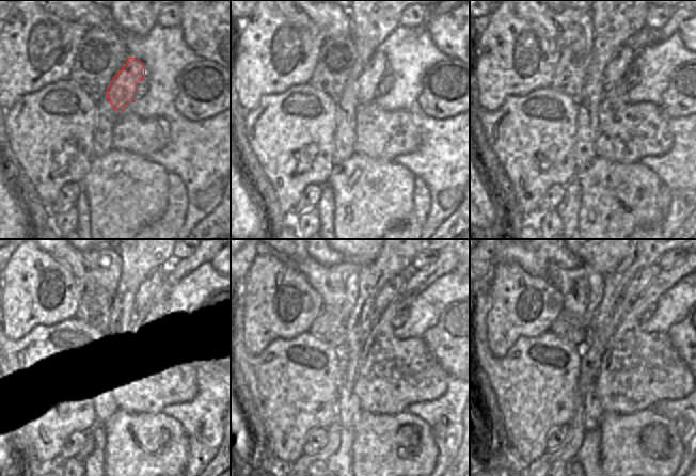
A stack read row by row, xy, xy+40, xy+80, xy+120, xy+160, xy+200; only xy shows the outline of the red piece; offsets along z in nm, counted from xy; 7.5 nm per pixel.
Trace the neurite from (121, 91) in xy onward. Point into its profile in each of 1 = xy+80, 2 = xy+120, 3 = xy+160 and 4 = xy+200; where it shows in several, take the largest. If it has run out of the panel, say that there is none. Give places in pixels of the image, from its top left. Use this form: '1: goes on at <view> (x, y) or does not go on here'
1: goes on at xy+80 (620, 61)
2: goes on at xy+120 (148, 291)
3: goes on at xy+160 (391, 290)
4: goes on at xy+200 (642, 279)

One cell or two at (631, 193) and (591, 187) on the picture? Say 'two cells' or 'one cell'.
one cell

